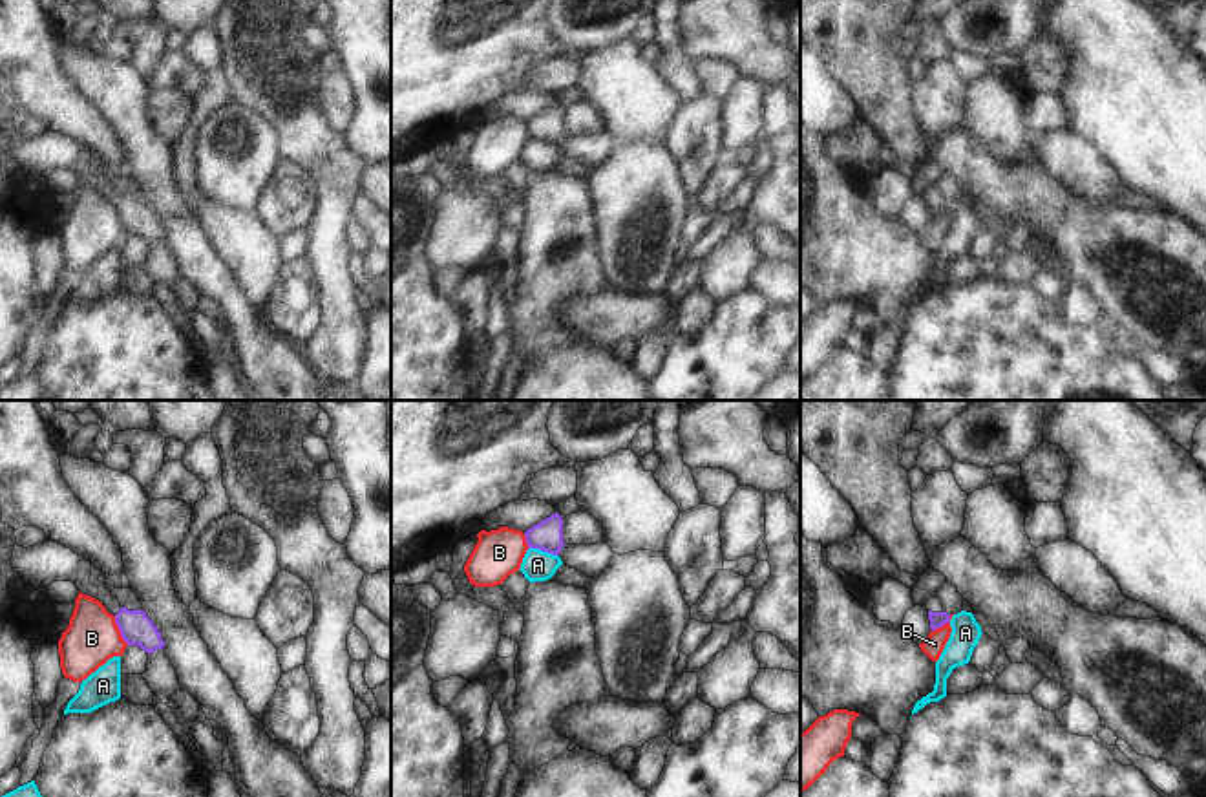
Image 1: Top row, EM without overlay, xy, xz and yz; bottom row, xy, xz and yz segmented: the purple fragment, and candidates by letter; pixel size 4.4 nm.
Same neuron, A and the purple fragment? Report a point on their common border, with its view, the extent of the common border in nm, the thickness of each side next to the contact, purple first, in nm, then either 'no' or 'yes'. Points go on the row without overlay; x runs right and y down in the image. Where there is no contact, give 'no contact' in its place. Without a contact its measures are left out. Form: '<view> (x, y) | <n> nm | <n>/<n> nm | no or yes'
xz (543, 141) | 140 nm | 140/140 nm | no

